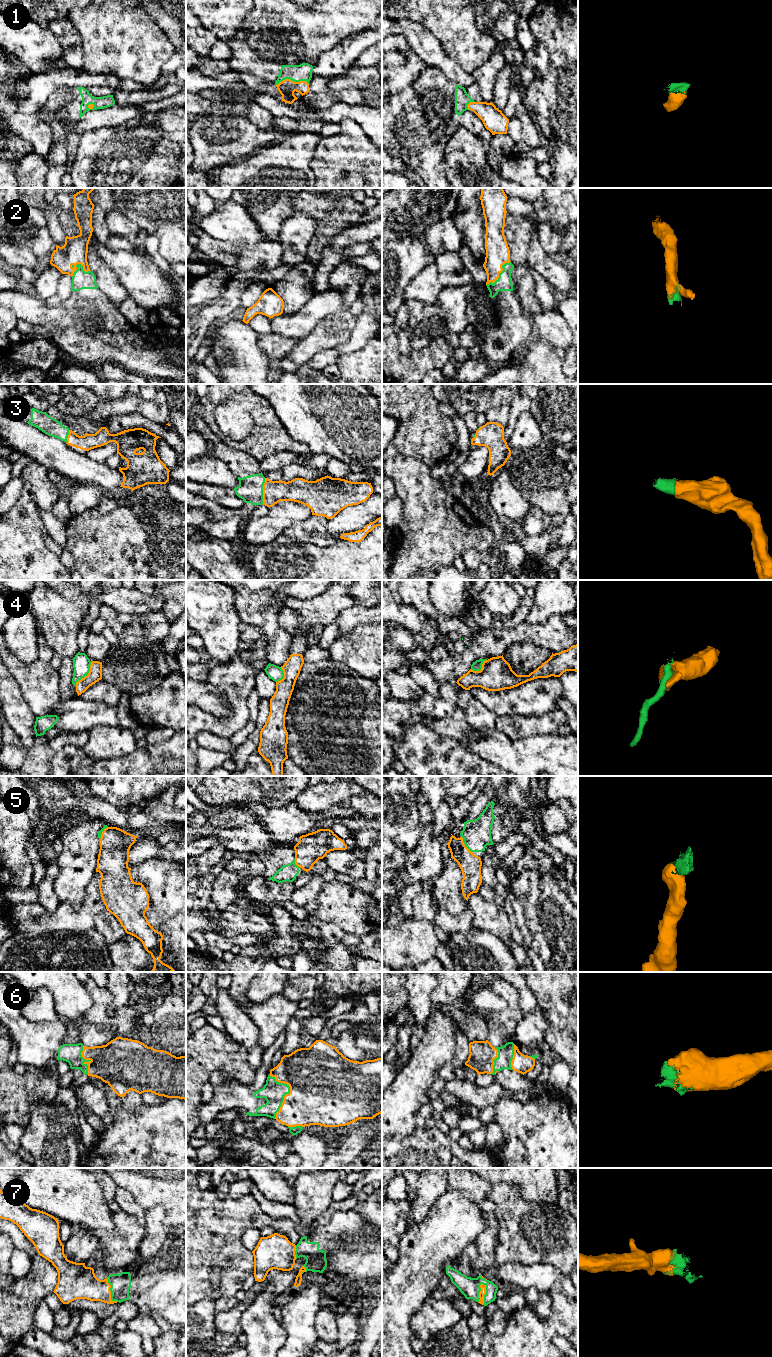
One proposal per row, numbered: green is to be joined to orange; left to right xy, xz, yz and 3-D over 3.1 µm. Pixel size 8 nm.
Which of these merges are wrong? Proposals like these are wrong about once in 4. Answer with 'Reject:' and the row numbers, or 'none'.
Reject: 4

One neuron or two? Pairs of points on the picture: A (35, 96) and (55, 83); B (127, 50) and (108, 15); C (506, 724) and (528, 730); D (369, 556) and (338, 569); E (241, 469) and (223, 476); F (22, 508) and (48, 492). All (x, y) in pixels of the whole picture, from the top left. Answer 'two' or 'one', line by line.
A: one
B: one
C: one
D: one
E: two
F: two

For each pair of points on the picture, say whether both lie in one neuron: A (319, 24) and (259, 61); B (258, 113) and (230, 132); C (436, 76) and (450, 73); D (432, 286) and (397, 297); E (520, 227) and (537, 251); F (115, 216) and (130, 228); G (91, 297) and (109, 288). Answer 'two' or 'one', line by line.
A: one
B: two
C: two
D: two
E: two
F: one
G: two

